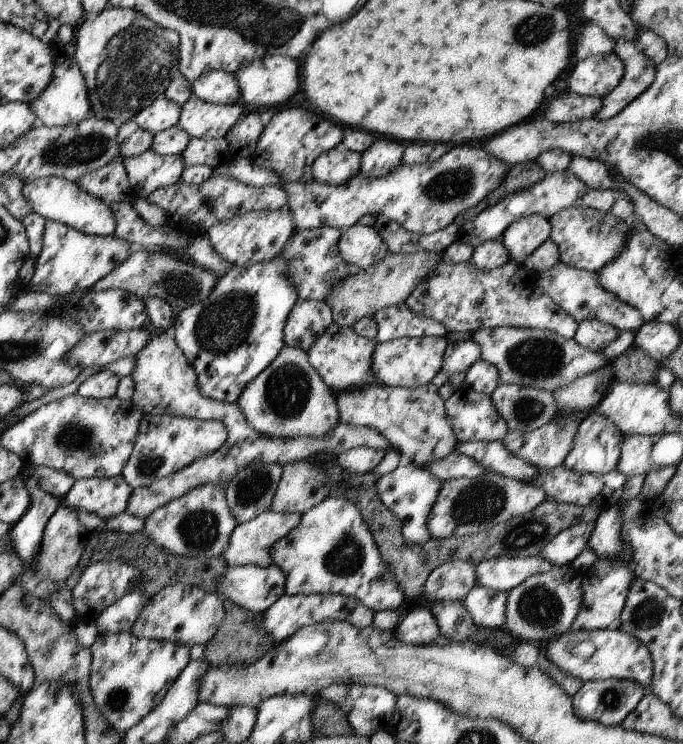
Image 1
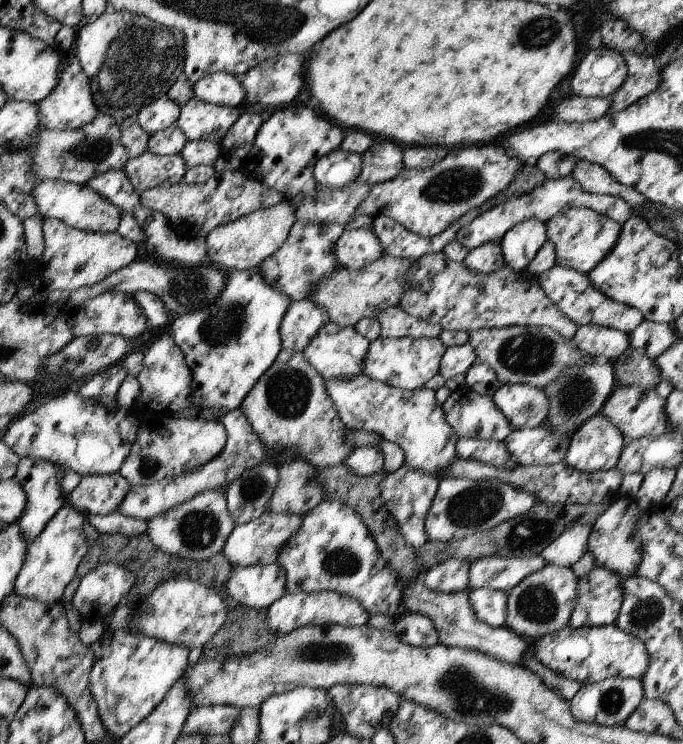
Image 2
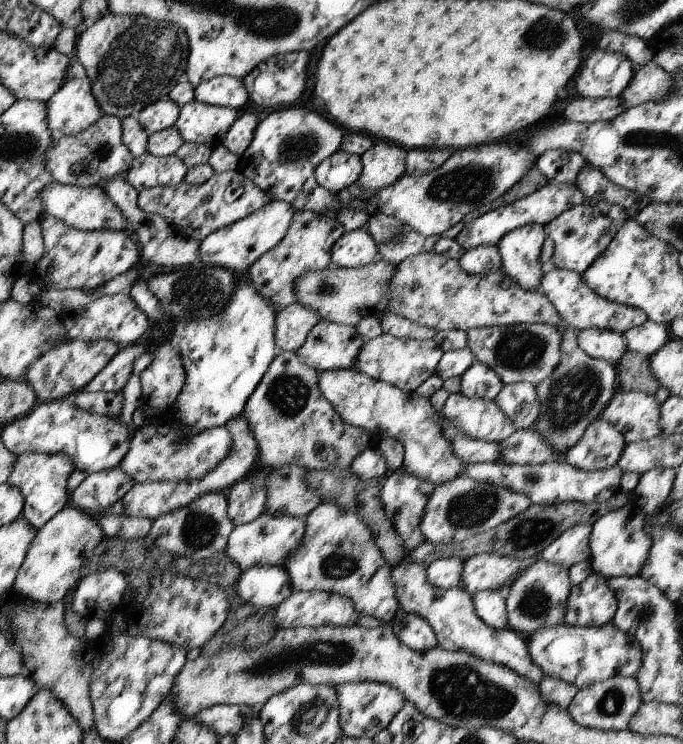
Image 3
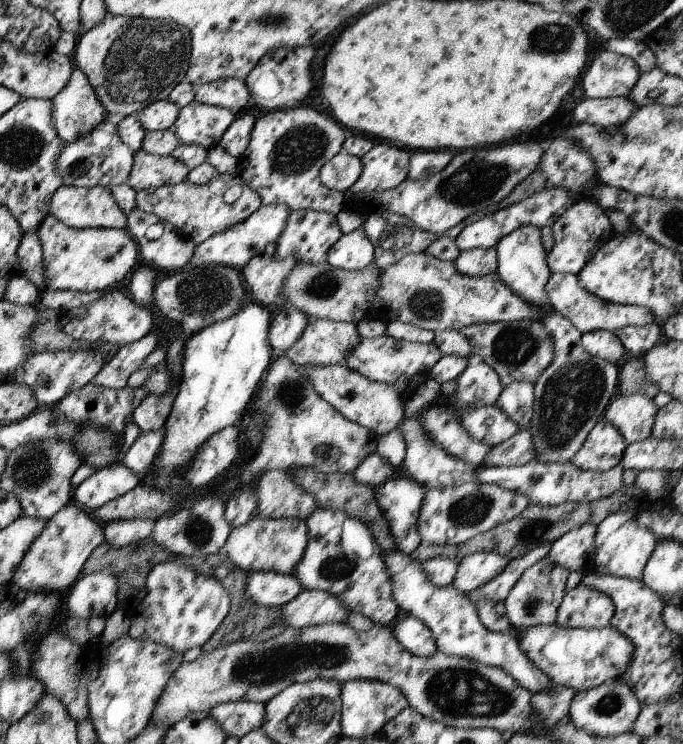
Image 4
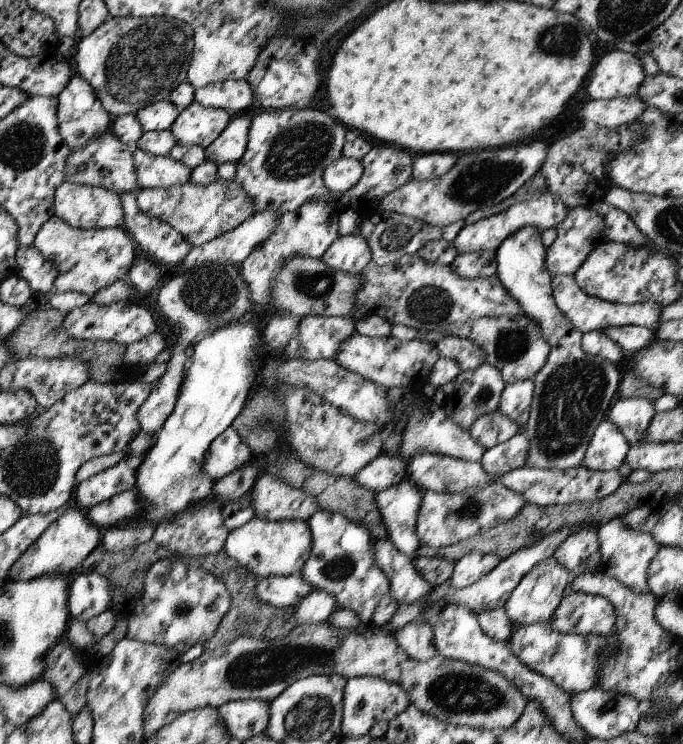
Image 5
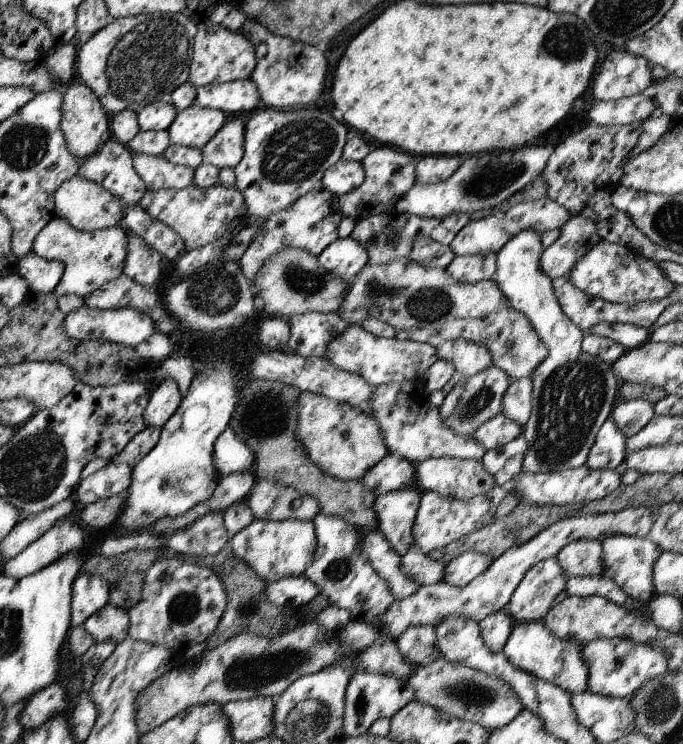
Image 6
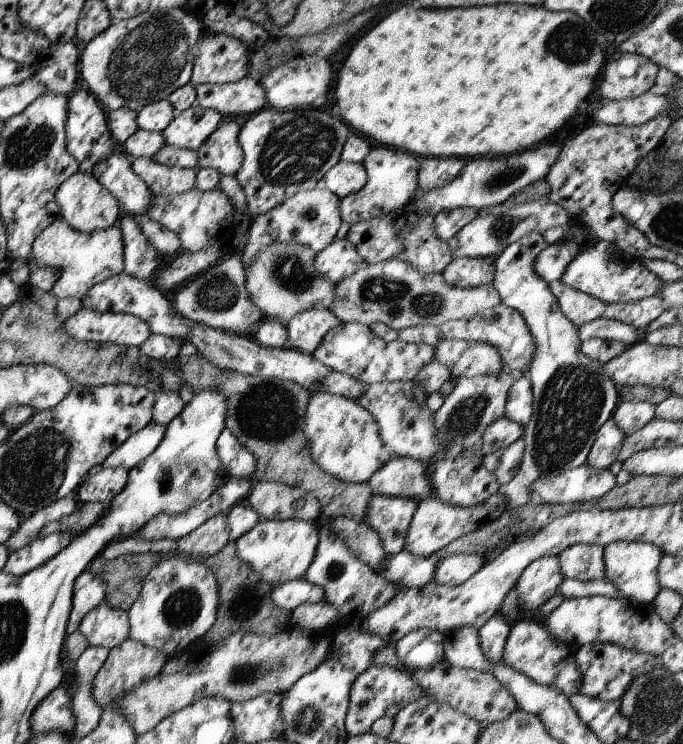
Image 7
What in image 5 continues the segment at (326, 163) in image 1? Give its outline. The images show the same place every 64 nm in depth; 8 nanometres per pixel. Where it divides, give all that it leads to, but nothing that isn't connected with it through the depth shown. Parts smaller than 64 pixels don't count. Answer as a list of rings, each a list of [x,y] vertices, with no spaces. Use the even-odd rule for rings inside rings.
[[[342,155],[338,160],[331,162],[330,166],[326,166],[326,170],[323,172],[323,181],[330,192],[340,196],[360,182],[362,173],[361,161]]]

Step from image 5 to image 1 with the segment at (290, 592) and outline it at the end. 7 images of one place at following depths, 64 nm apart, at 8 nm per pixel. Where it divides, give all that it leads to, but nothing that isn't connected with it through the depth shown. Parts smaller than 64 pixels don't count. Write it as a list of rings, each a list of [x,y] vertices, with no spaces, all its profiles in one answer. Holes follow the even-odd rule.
[[[273,563],[266,568],[254,565],[228,567],[218,585],[218,594],[224,594],[232,602],[254,613],[264,613],[285,594],[285,574]]]

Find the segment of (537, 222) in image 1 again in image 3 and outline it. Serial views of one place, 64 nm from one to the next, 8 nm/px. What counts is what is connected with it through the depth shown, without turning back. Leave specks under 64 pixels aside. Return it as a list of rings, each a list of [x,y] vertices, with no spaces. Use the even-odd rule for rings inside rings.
[[[525,224],[505,234],[496,245],[502,261],[500,272],[522,290],[541,288],[546,270],[540,262],[540,253],[546,237],[546,227]]]

